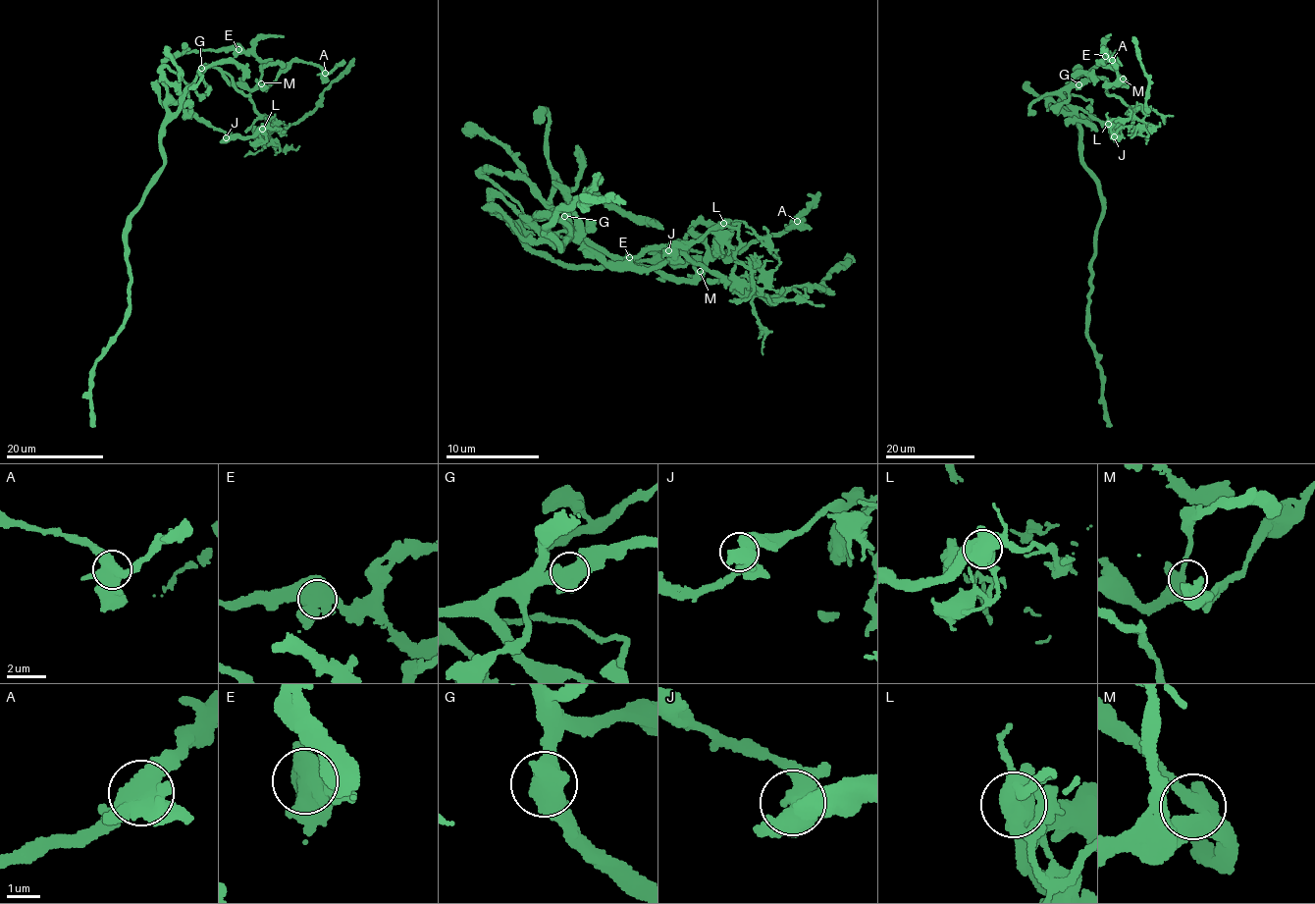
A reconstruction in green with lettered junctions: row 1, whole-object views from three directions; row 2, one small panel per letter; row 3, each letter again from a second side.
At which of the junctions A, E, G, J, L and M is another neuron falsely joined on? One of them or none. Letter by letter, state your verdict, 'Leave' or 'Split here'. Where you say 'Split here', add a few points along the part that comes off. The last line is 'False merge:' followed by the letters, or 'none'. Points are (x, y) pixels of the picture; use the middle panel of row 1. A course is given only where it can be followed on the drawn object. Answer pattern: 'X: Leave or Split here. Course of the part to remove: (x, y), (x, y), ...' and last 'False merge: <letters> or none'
A: Leave
E: Leave
G: Leave
J: Leave
L: Split here. Course of the part to remove: (724, 222), (738, 226), (734, 256), (760, 289), (752, 274), (752, 313), (763, 334), (763, 355)
M: Leave
False merge: L

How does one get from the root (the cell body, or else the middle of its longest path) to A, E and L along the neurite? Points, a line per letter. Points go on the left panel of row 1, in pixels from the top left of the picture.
A: (163, 128), (178, 110), (181, 94), (206, 64), (250, 89), (268, 85), (293, 61), (310, 62), (325, 73)
E: (163, 128), (168, 94), (161, 66), (167, 60), (184, 52), (238, 49)
L: (163, 128), (163, 123), (178, 110), (186, 91), (187, 100), (196, 116), (230, 136), (251, 136), (263, 129)

